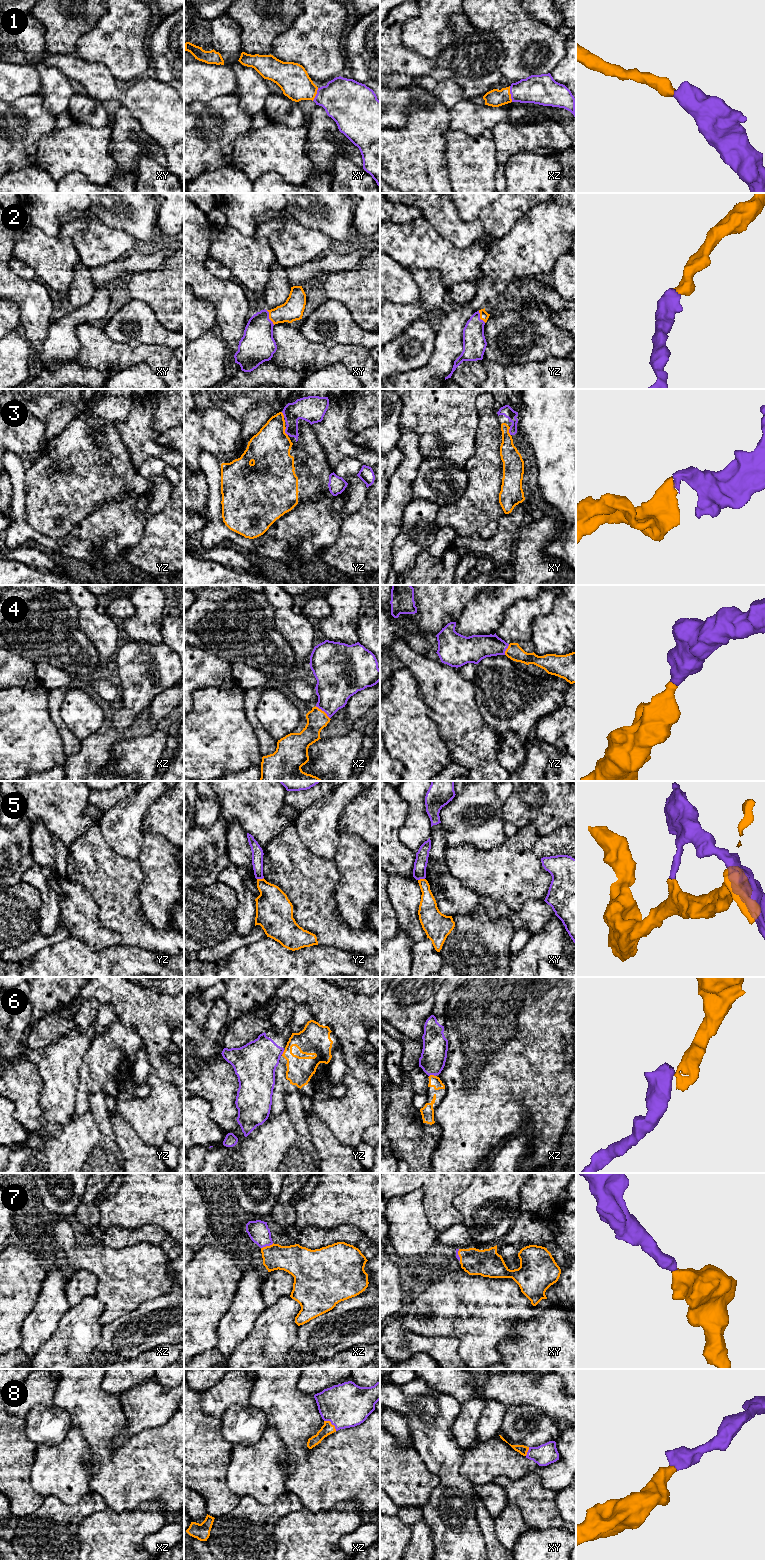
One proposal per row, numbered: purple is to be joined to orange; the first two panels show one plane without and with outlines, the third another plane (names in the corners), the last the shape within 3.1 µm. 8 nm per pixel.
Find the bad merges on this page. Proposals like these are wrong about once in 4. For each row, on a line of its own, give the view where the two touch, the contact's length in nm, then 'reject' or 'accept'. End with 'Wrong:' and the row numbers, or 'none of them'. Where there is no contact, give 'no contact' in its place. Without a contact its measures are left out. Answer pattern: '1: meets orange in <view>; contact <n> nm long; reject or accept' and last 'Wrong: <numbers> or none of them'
1: meets orange in xz; contact 130 nm long; accept
2: meets orange in xy; contact 140 nm long; accept
3: meets orange in yz; contact 70 nm long; accept
4: meets orange in xz; contact 160 nm long; accept
5: meets orange in yz; contact 60 nm long; reject
6: meets orange in xz; contact 60 nm long; reject
7: meets orange in xz; contact 110 nm long; accept
8: meets orange in xz; contact 130 nm long; accept
Wrong: 5, 6

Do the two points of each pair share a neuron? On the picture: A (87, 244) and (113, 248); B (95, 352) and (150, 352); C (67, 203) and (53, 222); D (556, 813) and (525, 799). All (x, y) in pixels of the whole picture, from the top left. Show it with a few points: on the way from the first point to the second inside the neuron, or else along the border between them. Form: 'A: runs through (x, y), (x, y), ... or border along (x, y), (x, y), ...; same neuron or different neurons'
A: runs through (93, 244), (107, 244); same neuron
B: runs through (109, 353), (136, 353); same neuron
C: runs through (62, 208), (53, 217); same neuron
D: runs through (548, 805), (542, 799), (533, 799); same neuron

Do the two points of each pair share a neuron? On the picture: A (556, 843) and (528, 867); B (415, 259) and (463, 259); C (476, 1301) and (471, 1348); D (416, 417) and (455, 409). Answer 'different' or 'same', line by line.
A: different
B: same
C: same
D: same

